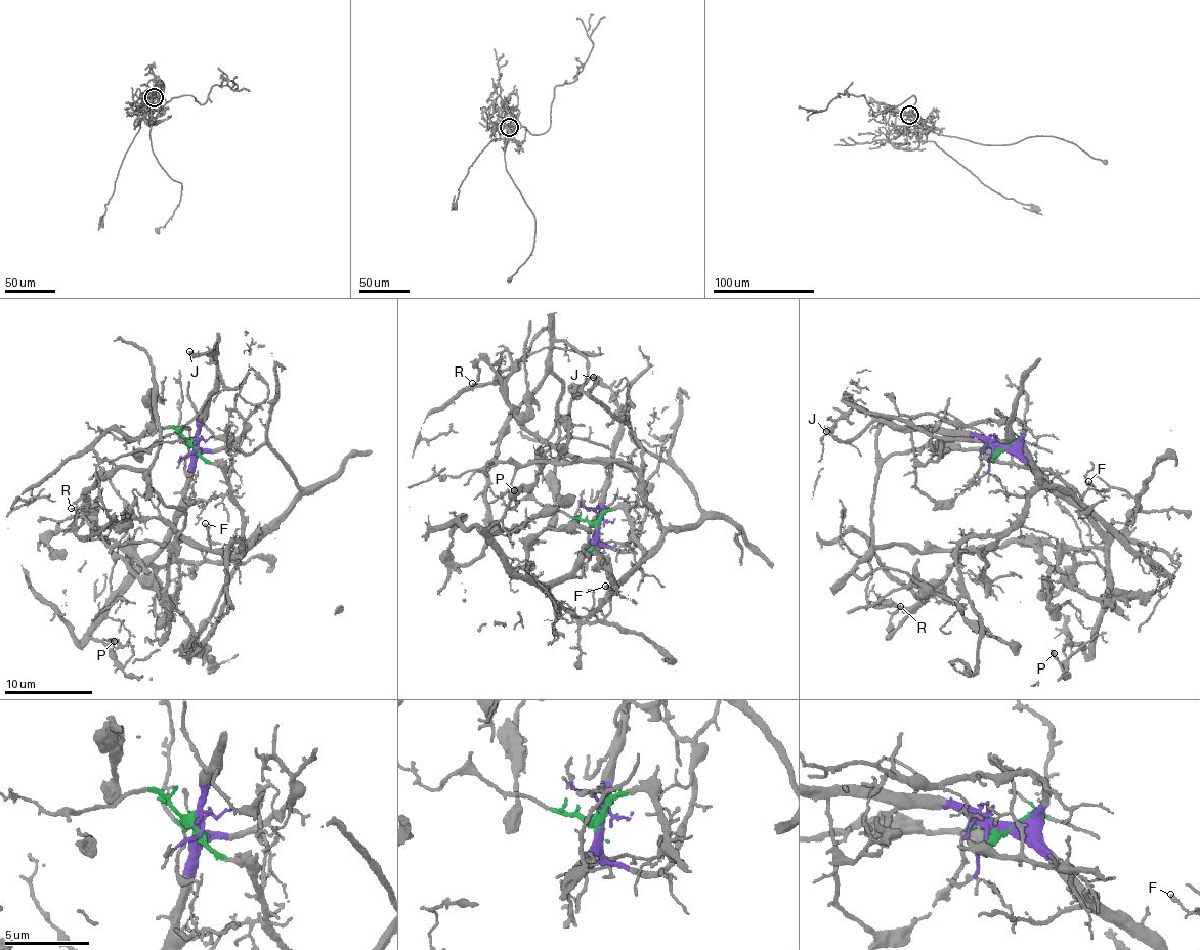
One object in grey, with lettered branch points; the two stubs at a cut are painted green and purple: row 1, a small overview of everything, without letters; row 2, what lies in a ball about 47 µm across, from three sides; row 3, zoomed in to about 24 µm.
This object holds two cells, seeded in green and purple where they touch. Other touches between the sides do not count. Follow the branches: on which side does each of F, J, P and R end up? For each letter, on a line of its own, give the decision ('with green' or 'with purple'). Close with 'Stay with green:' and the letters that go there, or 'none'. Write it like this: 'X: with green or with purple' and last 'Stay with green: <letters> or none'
F: with purple
J: with purple
P: with purple
R: with green
Stay with green: R

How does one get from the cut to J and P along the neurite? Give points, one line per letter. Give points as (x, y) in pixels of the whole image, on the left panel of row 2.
J: (195, 445), (201, 417), (215, 381), (215, 353), (213, 350), (204, 354), (188, 352)
P: (195, 445), (195, 472), (177, 523), (89, 636), (123, 664), (131, 648), (114, 640)

